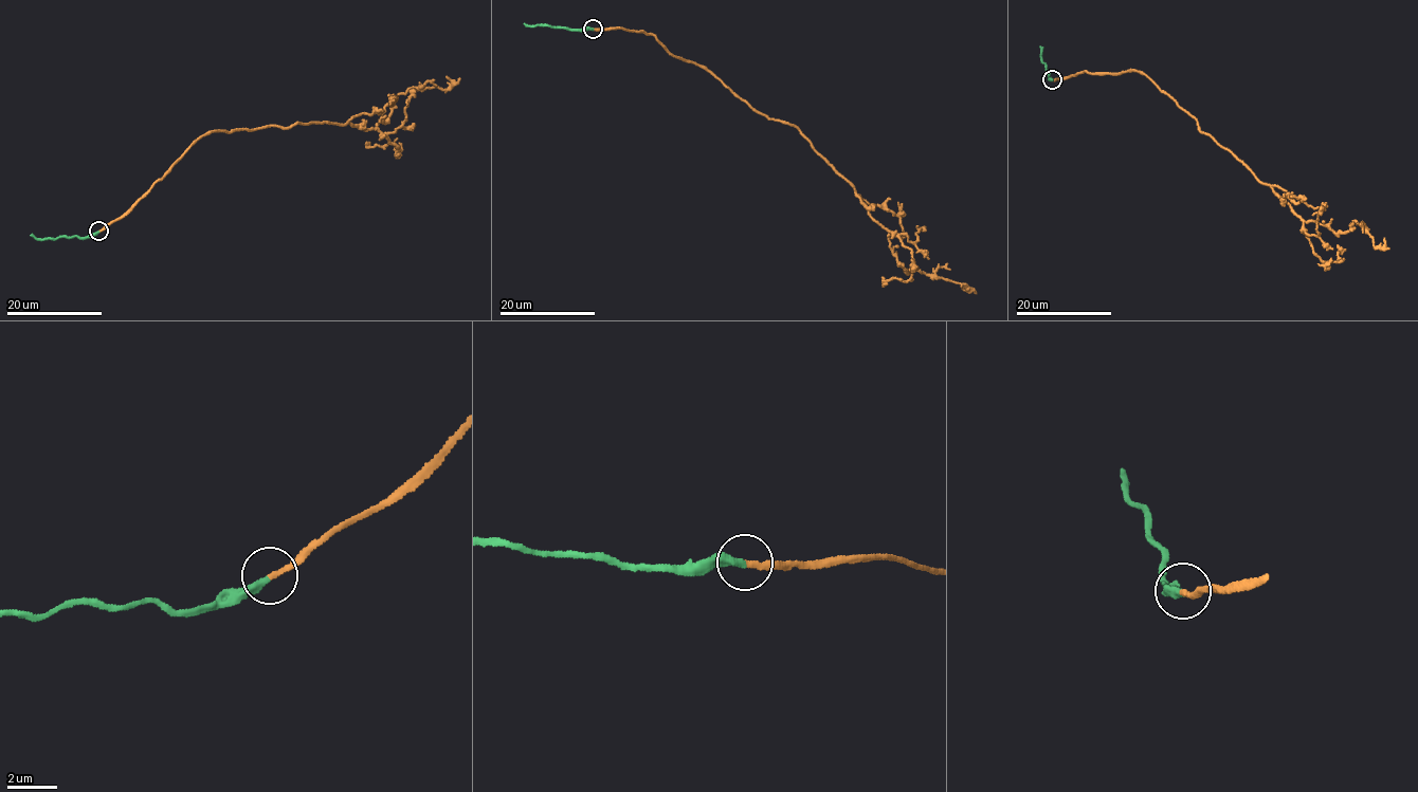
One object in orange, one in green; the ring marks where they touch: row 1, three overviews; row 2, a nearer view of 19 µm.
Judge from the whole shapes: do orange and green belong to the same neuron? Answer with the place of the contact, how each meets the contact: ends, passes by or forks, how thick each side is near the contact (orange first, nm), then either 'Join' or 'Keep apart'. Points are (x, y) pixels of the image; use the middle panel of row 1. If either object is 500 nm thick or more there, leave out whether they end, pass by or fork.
Place: (593, 29). At the ring orange ends. At the ring green ends. Thickness 200 nm (orange) against 280 nm. Join

